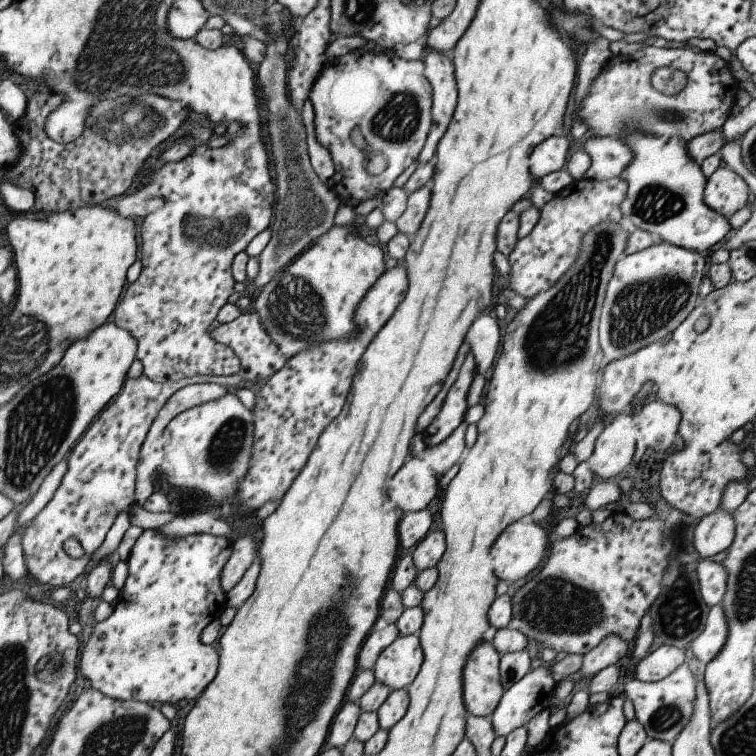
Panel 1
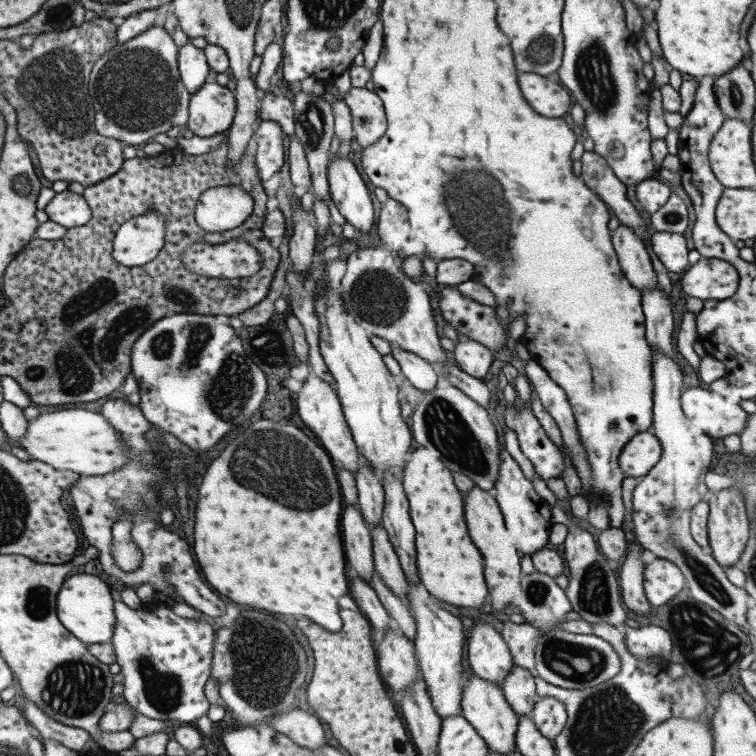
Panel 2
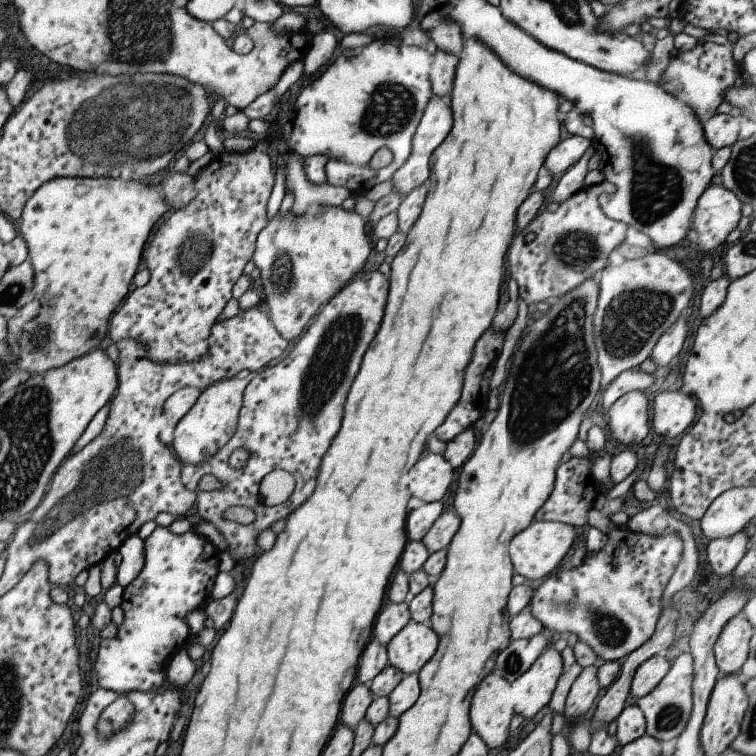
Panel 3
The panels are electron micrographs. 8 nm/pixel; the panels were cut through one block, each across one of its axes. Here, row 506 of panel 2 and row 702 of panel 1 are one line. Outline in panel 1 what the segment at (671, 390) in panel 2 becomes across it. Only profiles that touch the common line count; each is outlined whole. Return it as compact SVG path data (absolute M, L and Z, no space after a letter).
M687 663L677 665L665 678L652 683L644 683L637 679L623 681L624 698L629 698L634 708L634 718L645 729L647 739L659 739L671 744L672 740L686 726L692 713L694 701L694 674L689 671Z

